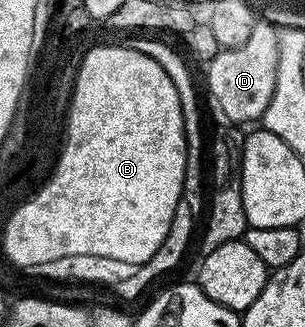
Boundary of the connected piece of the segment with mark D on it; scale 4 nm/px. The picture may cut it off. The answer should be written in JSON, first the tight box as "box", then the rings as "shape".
{"box":[205,19,280,126],"shape":[[[262,19],[255,20],[252,35],[240,47],[219,49],[214,59],[205,66],[206,85],[218,104],[218,109],[235,126],[245,126],[245,121],[261,122],[272,91],[276,91],[276,63],[280,63],[279,26],[269,25]]]}

